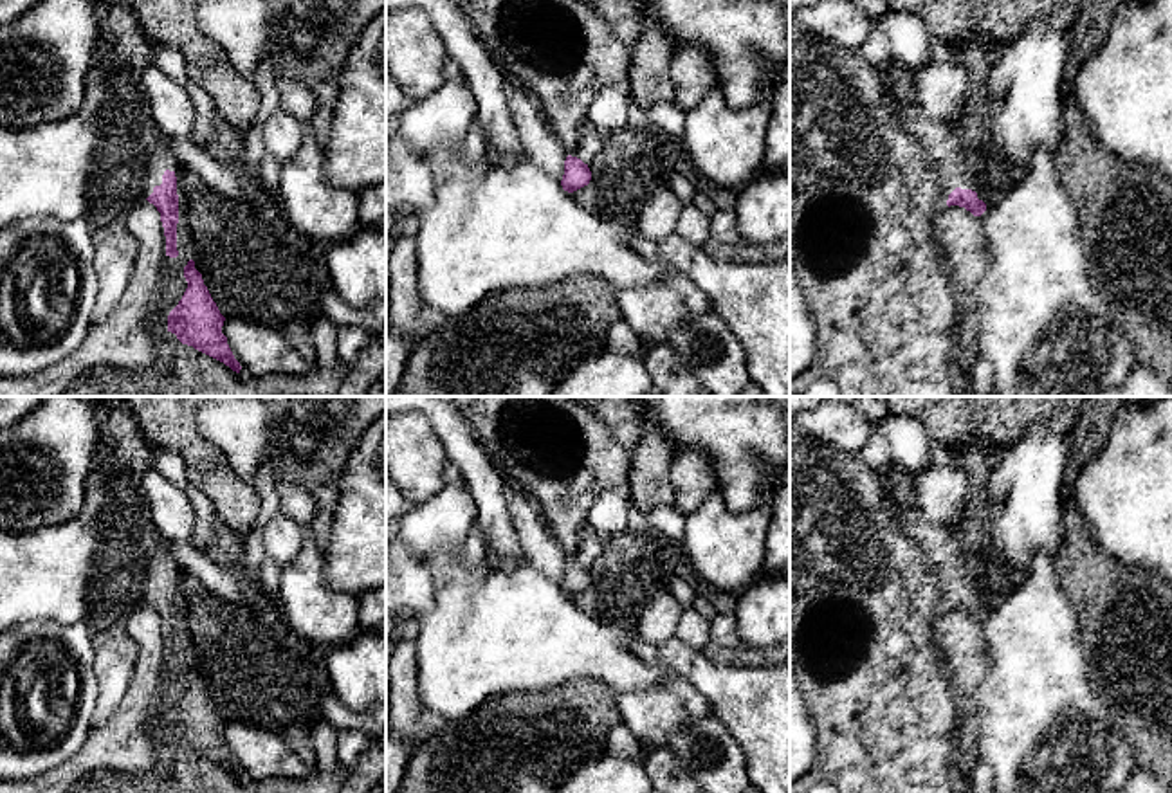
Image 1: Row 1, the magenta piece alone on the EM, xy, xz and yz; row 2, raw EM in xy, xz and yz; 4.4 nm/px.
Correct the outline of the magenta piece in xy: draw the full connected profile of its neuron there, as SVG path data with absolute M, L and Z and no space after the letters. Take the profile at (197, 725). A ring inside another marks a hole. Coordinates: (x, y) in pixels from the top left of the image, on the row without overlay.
M193 663L184 670L184 681L188 692L168 719L168 735L175 737L182 748L193 750L240 777L242 770L222 737L225 721L213 705Z

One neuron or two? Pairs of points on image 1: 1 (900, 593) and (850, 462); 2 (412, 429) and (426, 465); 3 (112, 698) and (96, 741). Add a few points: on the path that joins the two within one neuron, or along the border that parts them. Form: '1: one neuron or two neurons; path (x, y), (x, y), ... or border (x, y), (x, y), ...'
1: one neuron; path (871, 561), (851, 541), (850, 494)
2: one neuron; path (412, 438), (412, 451), (417, 456)
3: two neurons; border (100, 725), (103, 727)

